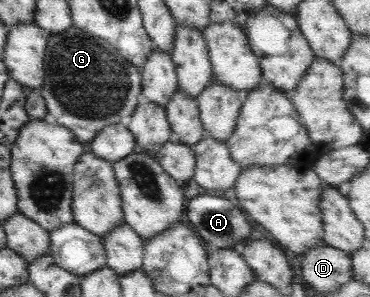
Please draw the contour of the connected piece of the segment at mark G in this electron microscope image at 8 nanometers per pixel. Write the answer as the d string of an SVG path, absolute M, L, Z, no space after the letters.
M75 25L49 36L44 59L44 83L38 90L44 98L49 118L72 131L80 143L91 141L104 127L121 123L125 117L130 117L141 101L139 69L124 59L106 40L94 37Z

